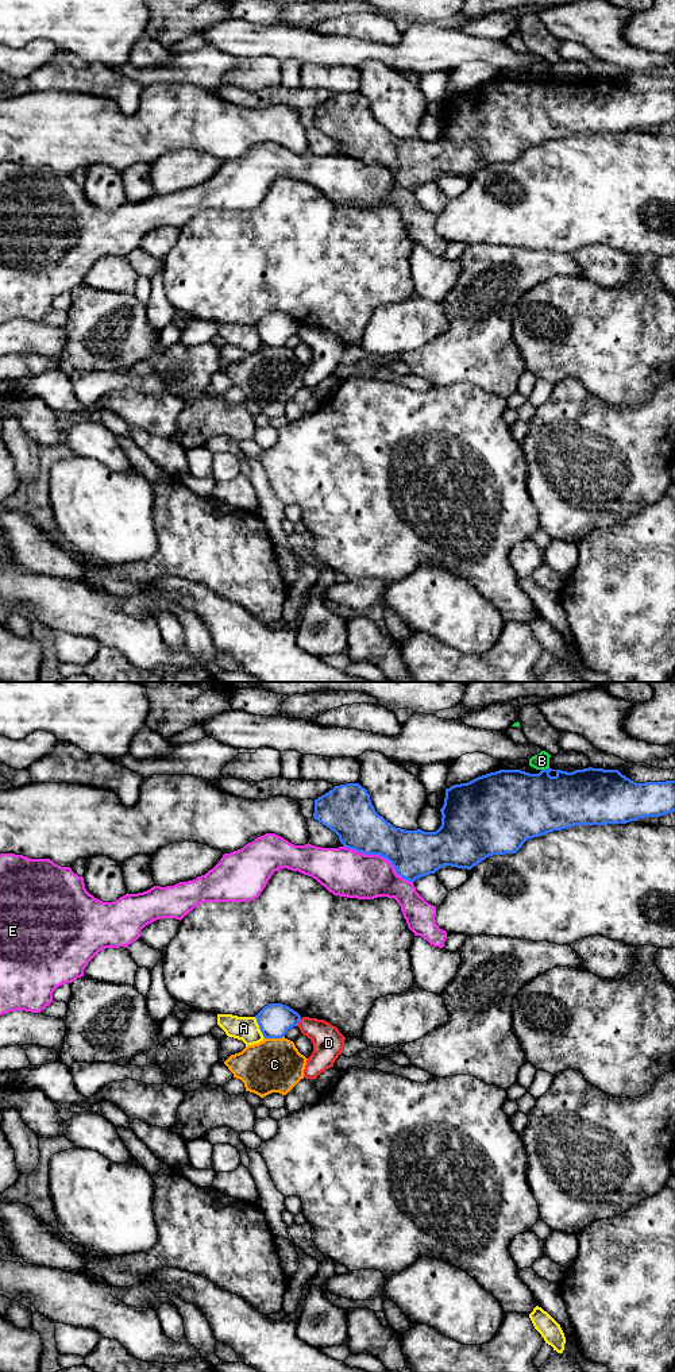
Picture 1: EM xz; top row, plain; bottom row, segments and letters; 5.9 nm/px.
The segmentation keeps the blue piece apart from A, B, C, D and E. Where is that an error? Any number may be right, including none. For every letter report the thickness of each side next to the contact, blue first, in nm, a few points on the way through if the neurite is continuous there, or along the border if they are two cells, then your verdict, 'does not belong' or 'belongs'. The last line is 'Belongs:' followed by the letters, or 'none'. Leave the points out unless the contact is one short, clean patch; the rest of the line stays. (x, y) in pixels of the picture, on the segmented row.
A: 200 nm thick on the blue side, 140 nm on the other; border along xz (254, 1017), (265, 1037); does not belong
B: 380 nm thick on the blue side, 100 nm on the other; does not belong
C: 200 nm thick on the blue side, 320 nm on the other; does not belong
D: 200 nm thick on the blue side, 190 nm on the other; border along xz (301, 1018), (296, 1025); does not belong
E: 280 nm thick on the blue side, 280 nm on the other; does not belong
Belongs: none

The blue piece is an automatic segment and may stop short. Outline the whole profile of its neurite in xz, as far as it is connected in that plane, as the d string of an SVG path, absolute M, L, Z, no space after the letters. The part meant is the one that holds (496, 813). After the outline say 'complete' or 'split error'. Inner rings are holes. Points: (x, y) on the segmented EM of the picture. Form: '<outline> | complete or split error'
M593 767L572 772L545 768L539 774L500 770L446 789L444 805L440 812L441 826L436 832L396 828L375 812L364 787L359 783L347 783L335 786L315 799L313 818L335 832L343 847L364 855L379 855L392 863L397 875L414 882L421 876L435 874L444 866L471 870L489 856L516 853L526 840L554 830L575 825L626 824L643 817L660 817L672 813L675 812L675 781L636 783L618 770Z | complete

